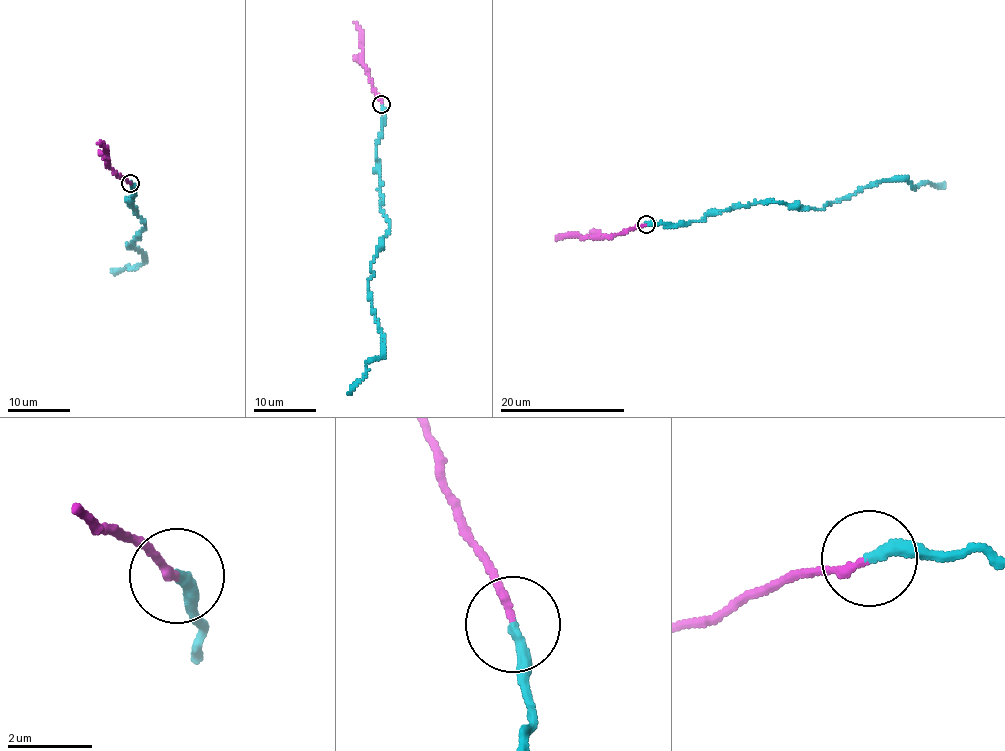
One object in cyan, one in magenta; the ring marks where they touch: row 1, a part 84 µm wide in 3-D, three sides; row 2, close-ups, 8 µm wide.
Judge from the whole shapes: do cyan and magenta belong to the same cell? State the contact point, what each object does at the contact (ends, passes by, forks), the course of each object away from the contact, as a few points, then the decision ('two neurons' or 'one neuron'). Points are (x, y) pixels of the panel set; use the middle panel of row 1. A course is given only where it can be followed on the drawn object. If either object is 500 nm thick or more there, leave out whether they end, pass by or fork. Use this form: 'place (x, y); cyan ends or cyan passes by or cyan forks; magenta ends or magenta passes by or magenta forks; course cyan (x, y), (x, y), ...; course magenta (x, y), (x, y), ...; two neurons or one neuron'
place (381, 104); cyan ends; magenta ends; course cyan (381, 103), (379, 191), (390, 229), (367, 283), (384, 353), (369, 361), (350, 394); course magenta (381, 103), (362, 62), (362, 33), (356, 21); two neurons

